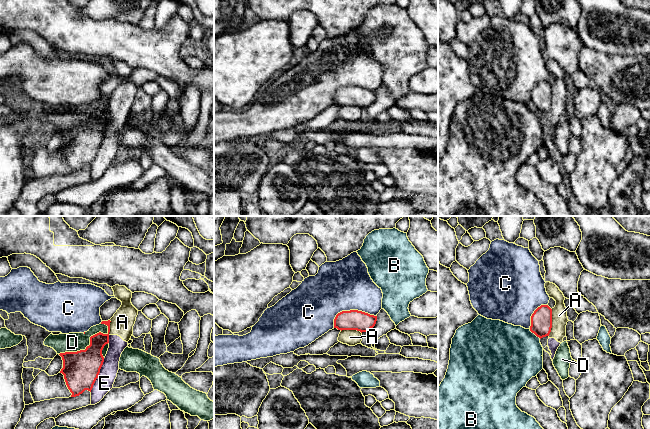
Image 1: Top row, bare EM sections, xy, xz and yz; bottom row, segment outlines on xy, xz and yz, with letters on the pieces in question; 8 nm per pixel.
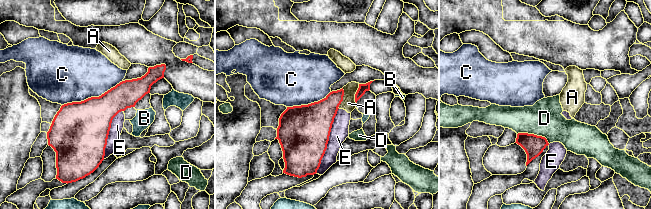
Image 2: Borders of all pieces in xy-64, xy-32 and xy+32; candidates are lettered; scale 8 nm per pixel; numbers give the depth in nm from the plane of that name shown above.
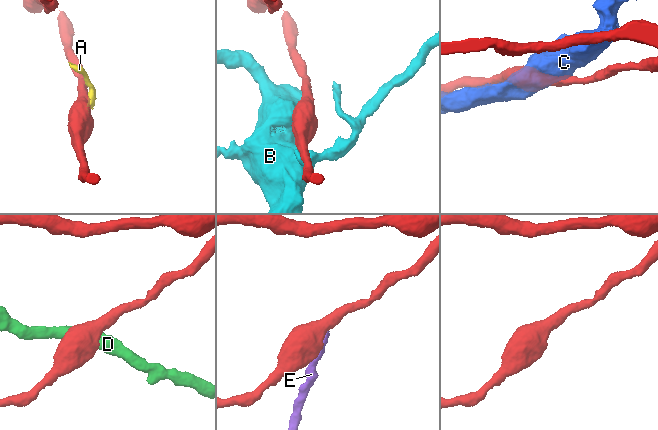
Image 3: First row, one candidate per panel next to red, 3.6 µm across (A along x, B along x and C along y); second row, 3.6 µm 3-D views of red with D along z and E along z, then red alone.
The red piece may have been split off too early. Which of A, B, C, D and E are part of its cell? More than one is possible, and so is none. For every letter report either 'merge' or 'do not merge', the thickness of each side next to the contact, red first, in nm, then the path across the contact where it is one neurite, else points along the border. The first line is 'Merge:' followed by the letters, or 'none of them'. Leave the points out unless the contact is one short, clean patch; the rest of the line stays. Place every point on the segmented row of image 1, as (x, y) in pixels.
Merge: none of them
A: do not merge; calibres 180 and 130 nm; border yz (552, 309), (552, 327), (548, 335)
B: do not merge; calibres 180 and 480 nm
C: do not merge; calibres 160 and 420 nm
D: do not merge; calibres 280 and 160 nm
E: do not merge; calibres 280 and 140 nm

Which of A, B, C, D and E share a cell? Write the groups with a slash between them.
A E / B / C / D

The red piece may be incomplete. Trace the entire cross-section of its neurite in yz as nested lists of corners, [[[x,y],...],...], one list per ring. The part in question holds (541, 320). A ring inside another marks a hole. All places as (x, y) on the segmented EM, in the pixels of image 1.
[[[541,305],[531,316],[530,331],[540,339],[549,336],[552,328],[552,309]]]

